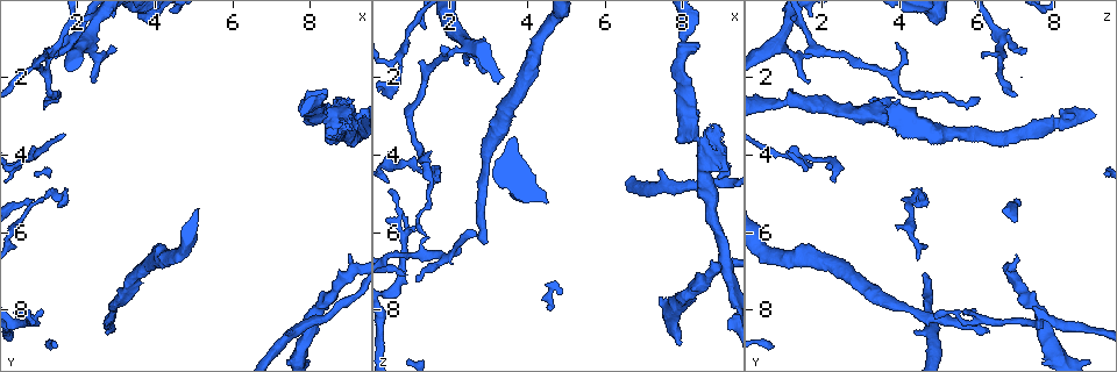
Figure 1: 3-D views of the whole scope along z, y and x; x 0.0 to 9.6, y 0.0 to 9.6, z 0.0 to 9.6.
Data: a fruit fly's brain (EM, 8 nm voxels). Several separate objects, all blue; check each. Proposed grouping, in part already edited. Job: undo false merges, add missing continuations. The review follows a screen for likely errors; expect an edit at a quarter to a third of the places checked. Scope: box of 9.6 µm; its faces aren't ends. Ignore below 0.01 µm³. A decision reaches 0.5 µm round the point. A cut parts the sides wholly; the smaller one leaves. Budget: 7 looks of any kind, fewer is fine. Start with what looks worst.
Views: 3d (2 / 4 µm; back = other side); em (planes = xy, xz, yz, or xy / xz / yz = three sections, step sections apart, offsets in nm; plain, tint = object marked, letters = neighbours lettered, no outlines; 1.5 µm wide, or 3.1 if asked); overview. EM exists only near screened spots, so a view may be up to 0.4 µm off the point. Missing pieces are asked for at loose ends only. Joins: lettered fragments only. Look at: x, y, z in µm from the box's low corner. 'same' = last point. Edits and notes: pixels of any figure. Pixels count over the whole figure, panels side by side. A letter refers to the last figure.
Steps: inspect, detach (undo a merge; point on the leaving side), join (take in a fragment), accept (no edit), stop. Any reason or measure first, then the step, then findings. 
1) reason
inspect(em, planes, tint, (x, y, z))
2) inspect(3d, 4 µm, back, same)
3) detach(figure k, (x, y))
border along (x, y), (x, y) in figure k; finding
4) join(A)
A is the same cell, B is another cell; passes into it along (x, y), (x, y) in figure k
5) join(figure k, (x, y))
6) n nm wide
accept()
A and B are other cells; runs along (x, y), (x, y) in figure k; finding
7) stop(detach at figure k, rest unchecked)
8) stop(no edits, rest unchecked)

branch stops here
inspect(em, planes, tint, (2.95, 8.55, 6.35))

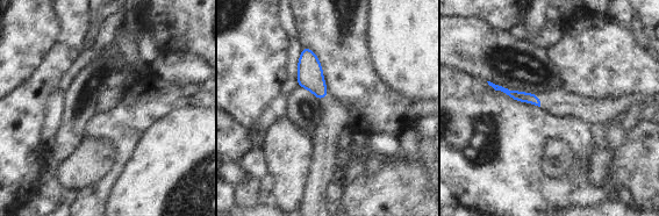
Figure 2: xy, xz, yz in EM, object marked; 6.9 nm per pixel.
see the neighbours
inspect(em, planes, letters, same)

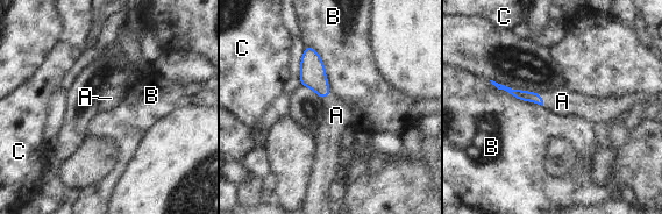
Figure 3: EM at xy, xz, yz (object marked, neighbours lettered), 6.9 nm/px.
join(A)
A is the same cell, B and C are other cells; passes into it along (524, 95), (542, 100), (562, 101) in figure 3; the cell continues

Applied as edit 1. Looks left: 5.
an open end
inspect(3d, 2 µm, (7.40, 8.65, 4.40))

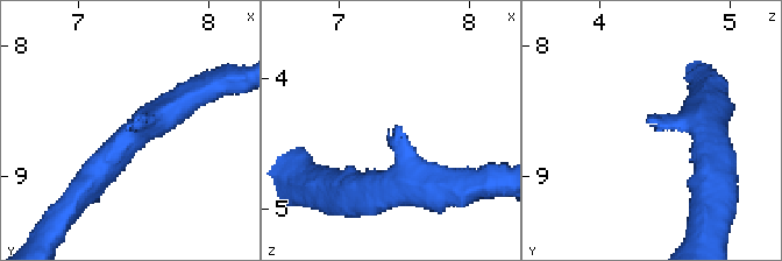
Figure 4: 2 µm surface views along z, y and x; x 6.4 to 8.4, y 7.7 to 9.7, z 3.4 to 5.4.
arms of 260, 280 nm; shape alone is not enough
inspect(em, planes, letters, (7.38, 8.68, 4.44))

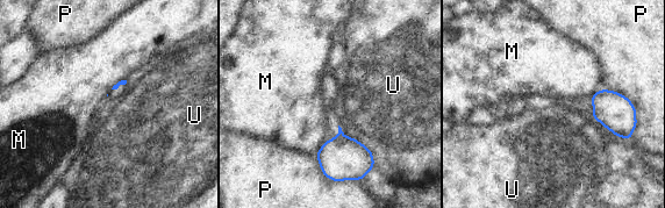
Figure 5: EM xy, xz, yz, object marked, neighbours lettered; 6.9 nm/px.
accept()
M, P and U are other cells; border along (323, 142), (321, 148), (314, 153) in figure 5; no lettered fragment goes on from it

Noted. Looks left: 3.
inspect(em, planes, tint, (8.00, 2.65, 1.30))

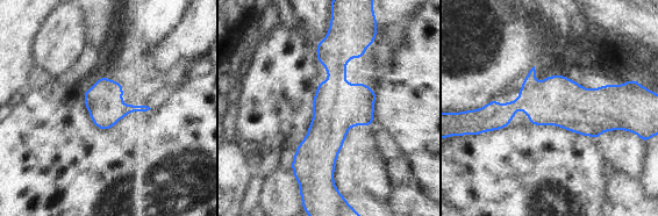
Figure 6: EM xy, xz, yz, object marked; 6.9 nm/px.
what lies round it
inspect(em, planes, letters, same)

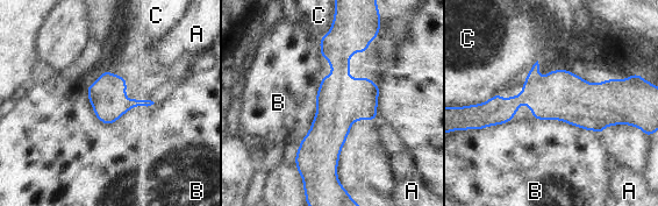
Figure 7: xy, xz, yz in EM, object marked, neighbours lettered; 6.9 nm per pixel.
accept()
A, B and C are other cells; continuous, no second cell

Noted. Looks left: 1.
stop(join at figure 3, rest unchecked)

